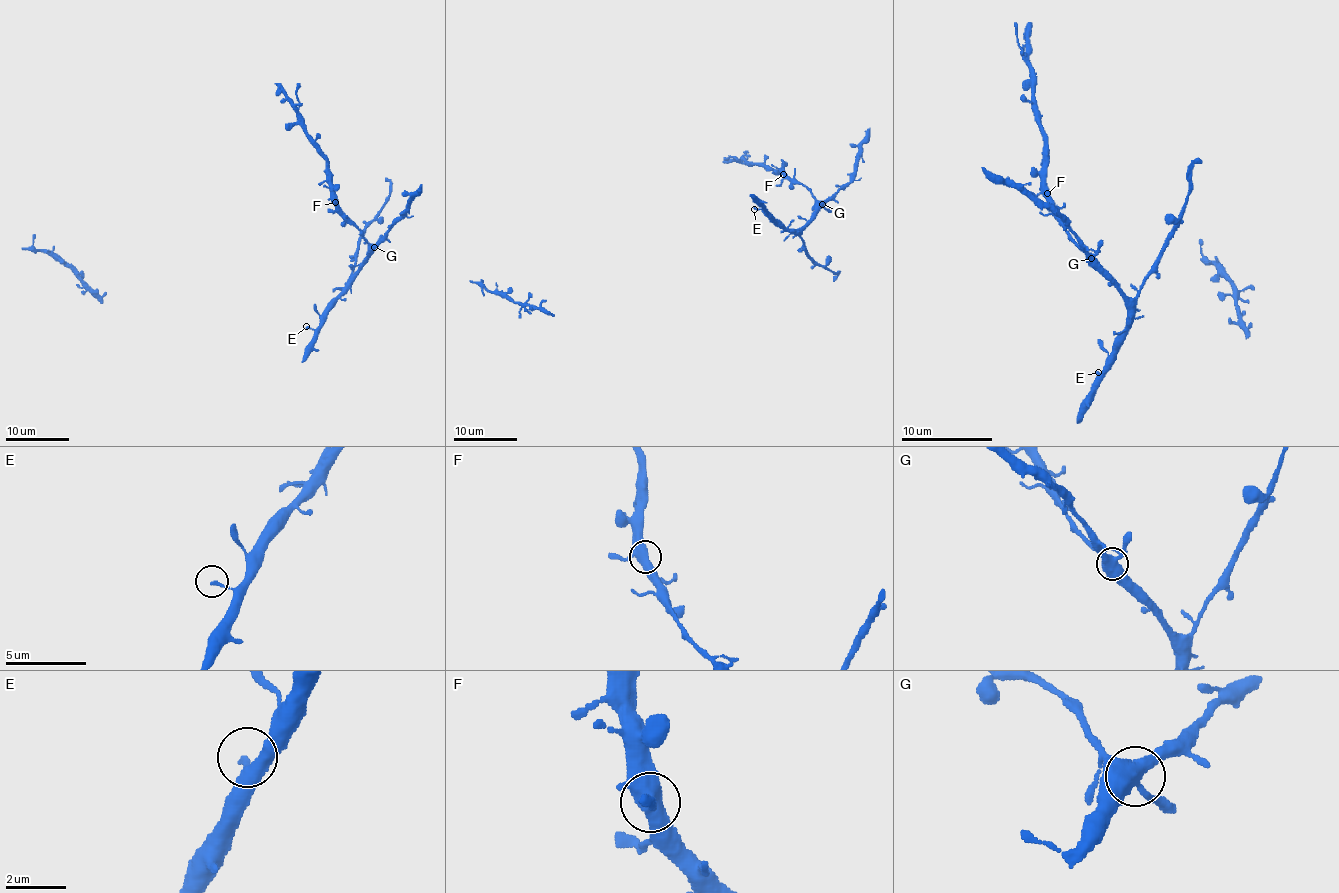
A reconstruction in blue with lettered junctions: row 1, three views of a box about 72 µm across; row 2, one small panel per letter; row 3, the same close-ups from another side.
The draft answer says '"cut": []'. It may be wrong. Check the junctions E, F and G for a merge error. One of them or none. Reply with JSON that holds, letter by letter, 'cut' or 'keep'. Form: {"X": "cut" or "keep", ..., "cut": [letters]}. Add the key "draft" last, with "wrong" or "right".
{"E": "keep", "F": "keep", "G": "keep", "cut": [], "draft": "right"}

